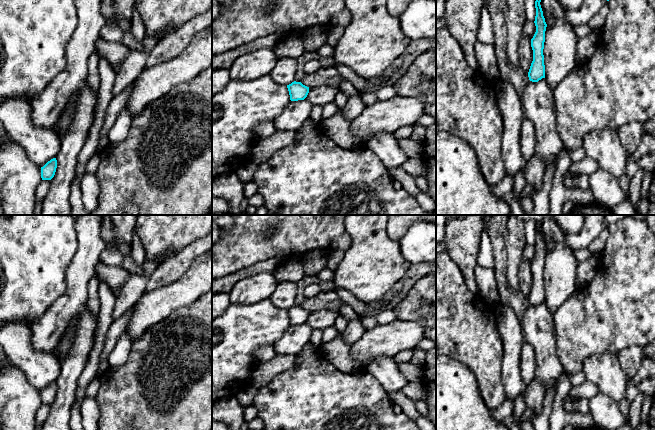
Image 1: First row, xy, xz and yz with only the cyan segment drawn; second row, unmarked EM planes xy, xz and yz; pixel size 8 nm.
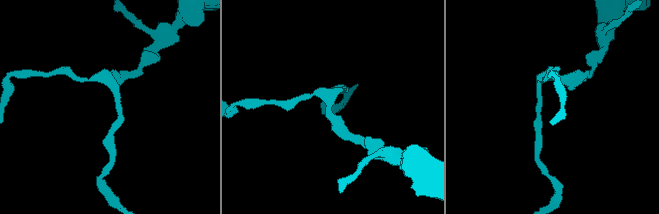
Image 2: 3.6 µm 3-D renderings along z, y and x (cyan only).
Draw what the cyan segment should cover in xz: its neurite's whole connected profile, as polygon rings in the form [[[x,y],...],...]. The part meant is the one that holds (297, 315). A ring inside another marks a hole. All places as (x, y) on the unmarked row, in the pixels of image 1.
[[[294,305],[287,309],[287,312],[291,325],[304,324],[309,317],[309,311],[303,309],[301,306]]]

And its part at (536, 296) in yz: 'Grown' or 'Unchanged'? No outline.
Unchanged

